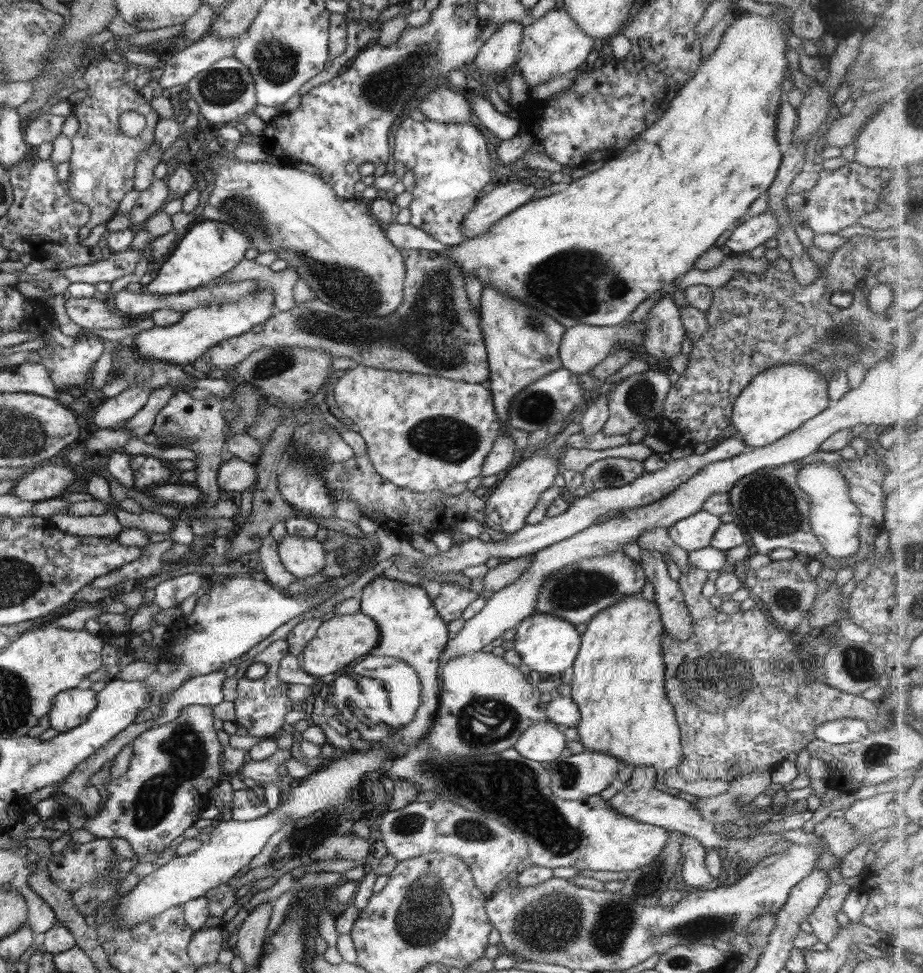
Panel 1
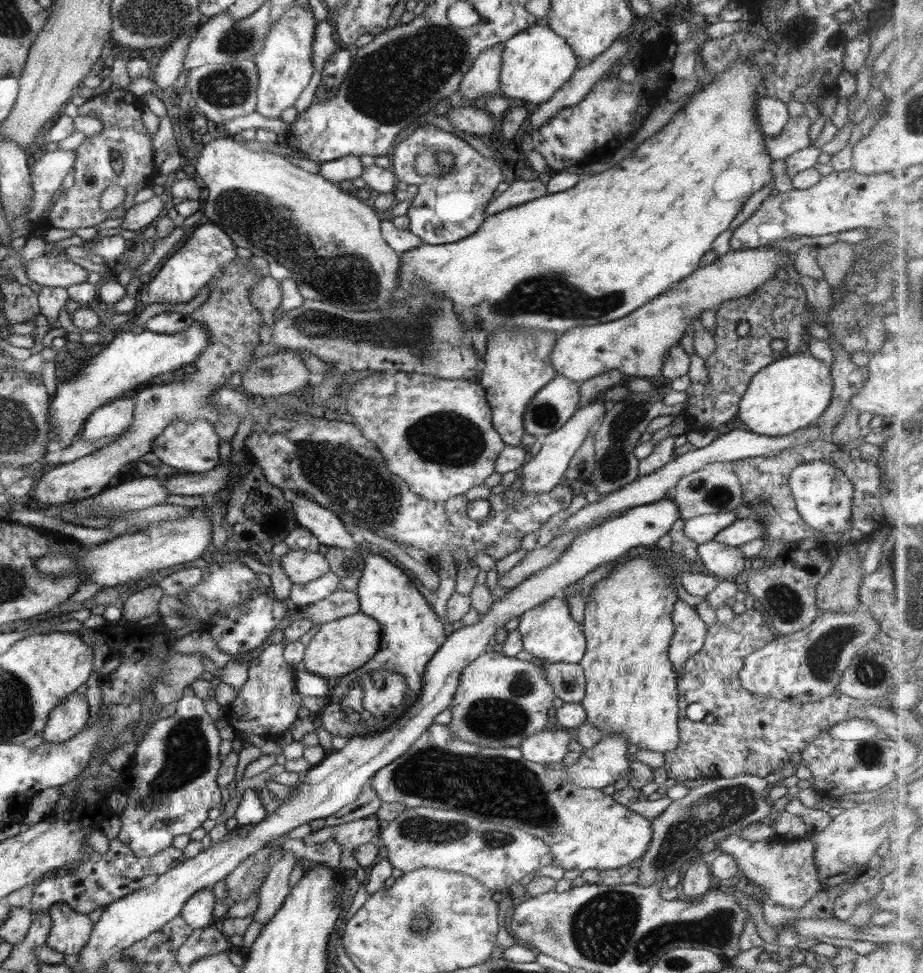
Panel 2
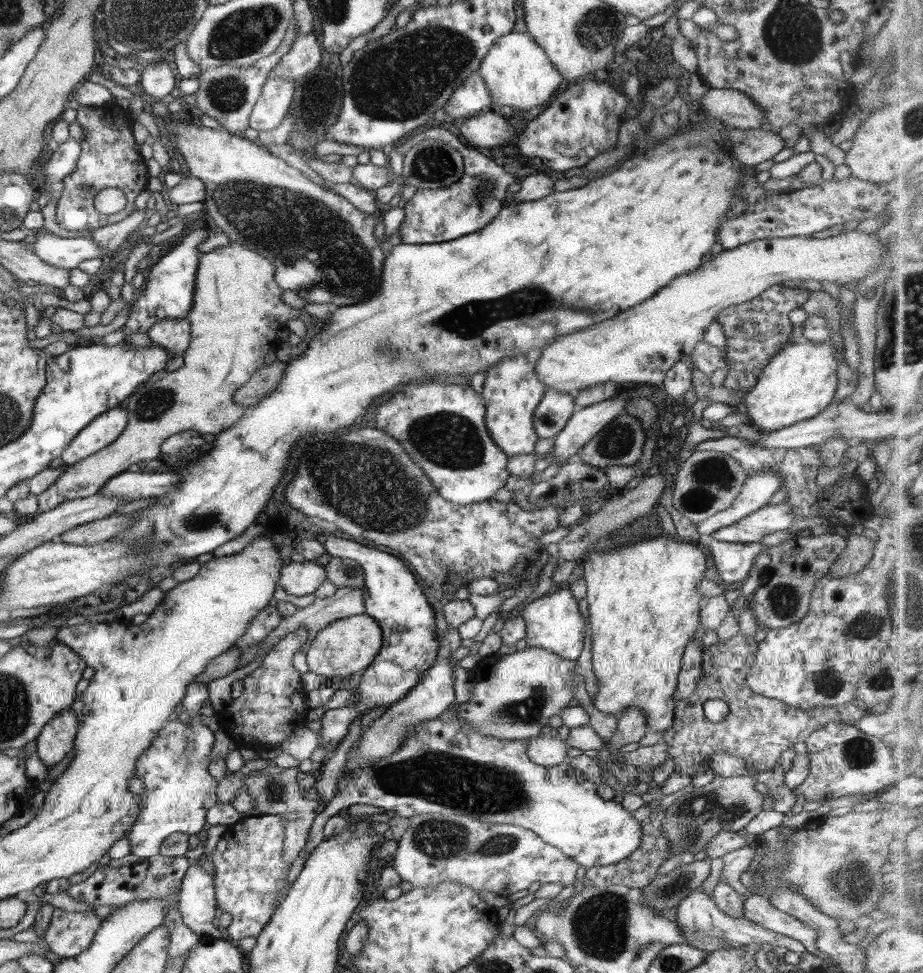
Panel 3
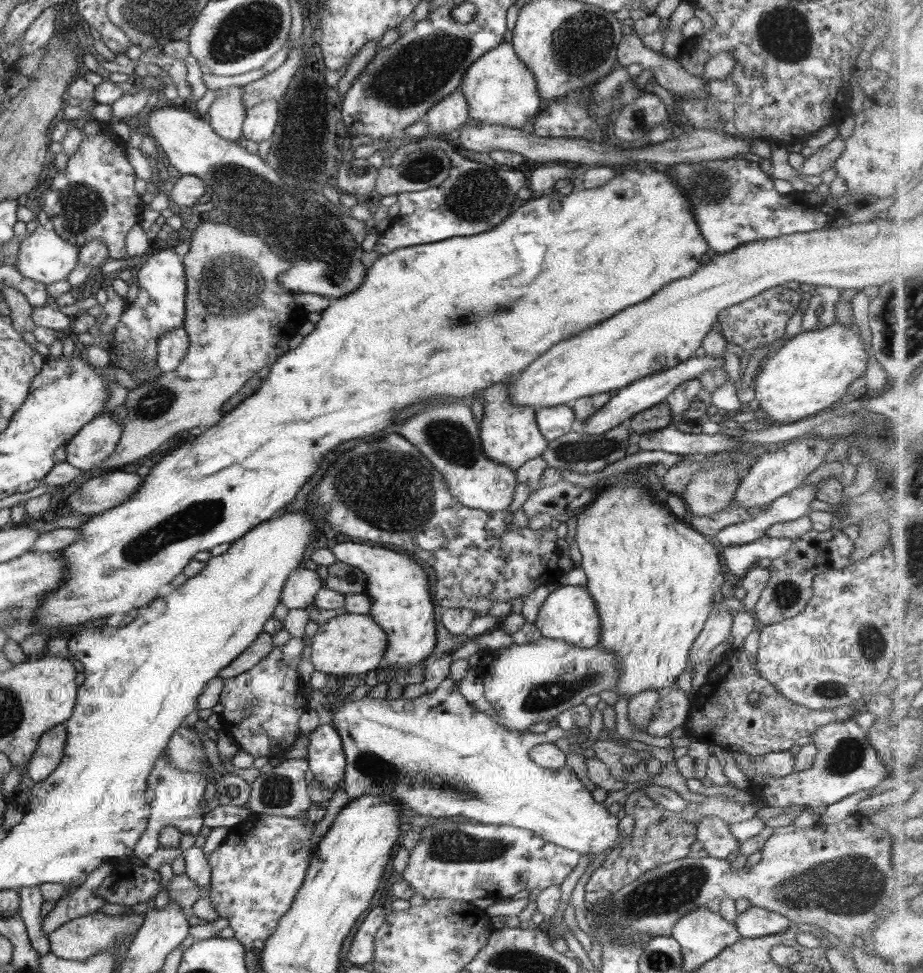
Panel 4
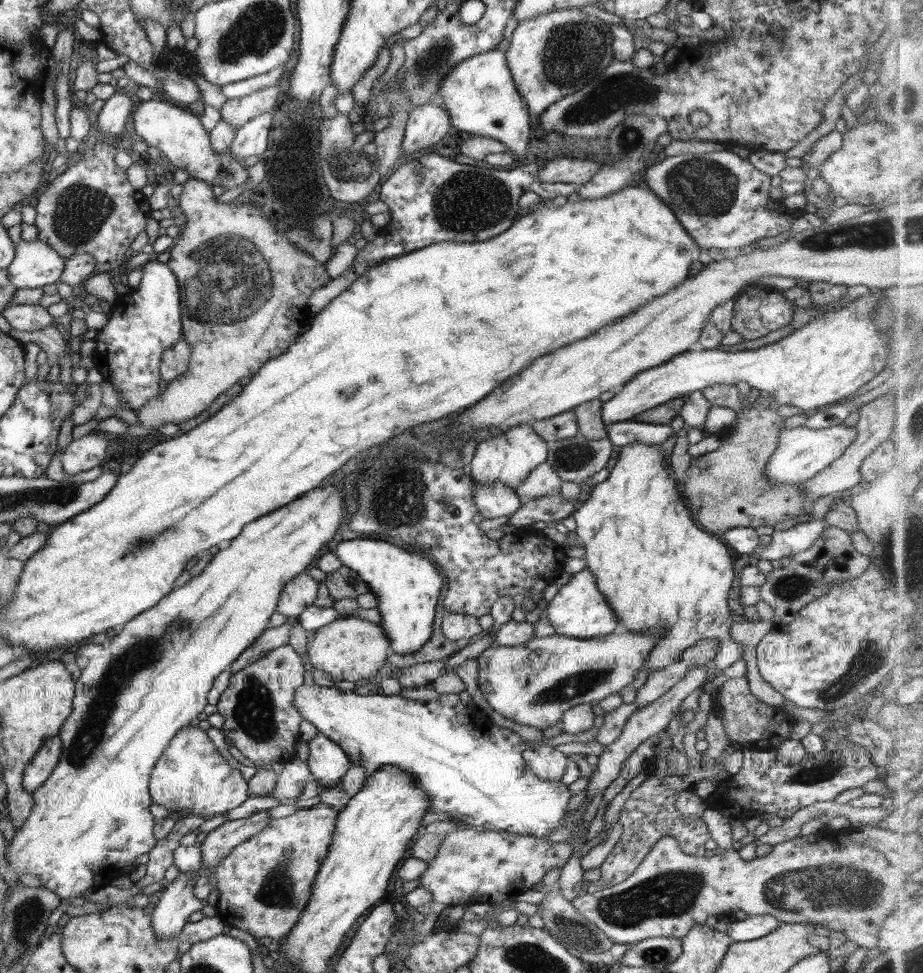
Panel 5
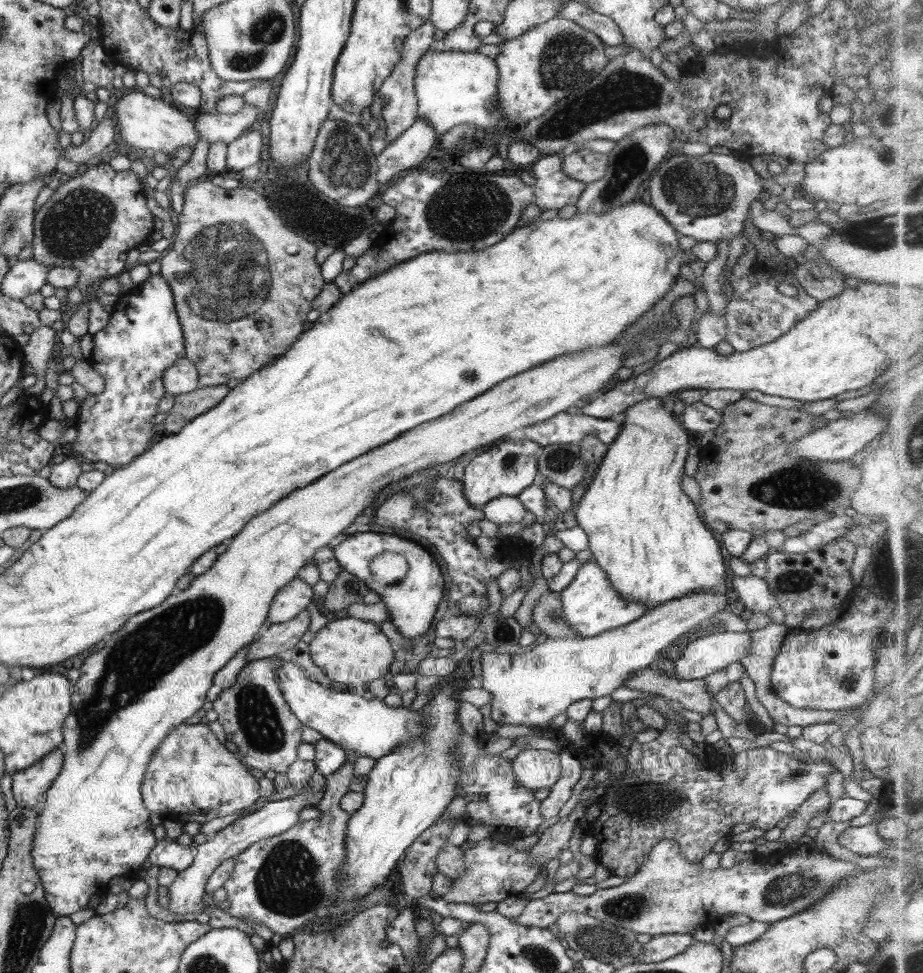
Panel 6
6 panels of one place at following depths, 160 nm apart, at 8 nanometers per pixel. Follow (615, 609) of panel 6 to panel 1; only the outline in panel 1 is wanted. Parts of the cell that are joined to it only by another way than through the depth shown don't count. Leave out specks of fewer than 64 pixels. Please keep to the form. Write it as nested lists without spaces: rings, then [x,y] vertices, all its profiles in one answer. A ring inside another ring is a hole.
[[[532,613],[517,627],[517,634],[513,638],[514,650],[518,652],[522,662],[531,670],[540,672],[542,680],[548,676],[562,674],[564,670],[572,667],[581,645],[581,635],[576,627],[559,616],[544,613]]]

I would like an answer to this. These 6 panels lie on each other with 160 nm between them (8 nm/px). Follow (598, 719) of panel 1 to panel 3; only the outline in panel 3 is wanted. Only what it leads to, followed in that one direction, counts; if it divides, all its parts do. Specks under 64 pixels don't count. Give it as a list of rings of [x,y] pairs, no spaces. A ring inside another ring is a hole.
[[[664,532],[662,536],[659,536],[657,533],[641,537],[638,542],[628,542],[628,544],[622,544],[622,546],[614,546],[614,548],[610,548],[610,550],[601,552],[590,551],[582,560],[582,564],[584,566],[584,574],[582,574],[582,576],[584,576],[588,587],[585,599],[588,600],[589,604],[588,626],[590,626],[590,630],[592,630],[591,653],[593,671],[598,679],[598,684],[600,684],[600,690],[598,694],[596,694],[596,697],[594,697],[593,705],[606,715],[613,714],[616,716],[620,716],[621,712],[627,708],[638,707],[646,713],[647,725],[652,732],[669,729],[674,722],[675,700],[673,692],[677,687],[683,654],[685,648],[688,646],[689,640],[691,640],[696,630],[698,630],[700,608],[703,602],[707,600],[704,594],[695,589],[698,584],[704,580],[707,569],[706,555],[704,555],[702,549],[699,548],[699,544],[680,541],[678,538]]]

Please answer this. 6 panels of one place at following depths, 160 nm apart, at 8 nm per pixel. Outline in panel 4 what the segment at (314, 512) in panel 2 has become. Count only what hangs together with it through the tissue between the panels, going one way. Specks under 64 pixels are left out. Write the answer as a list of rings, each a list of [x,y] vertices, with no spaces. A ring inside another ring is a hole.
[[[339,542],[331,551],[340,562],[355,566],[365,574],[366,595],[371,600],[369,616],[382,627],[387,634],[387,647],[383,658],[388,660],[385,669],[387,683],[393,672],[396,680],[407,686],[423,682],[425,674],[423,664],[436,646],[436,620],[434,603],[430,596],[430,580],[411,556],[385,547],[358,544],[358,542]],[[322,723],[309,734],[306,759],[315,779],[326,789],[340,787],[347,763],[340,736],[330,723]]]

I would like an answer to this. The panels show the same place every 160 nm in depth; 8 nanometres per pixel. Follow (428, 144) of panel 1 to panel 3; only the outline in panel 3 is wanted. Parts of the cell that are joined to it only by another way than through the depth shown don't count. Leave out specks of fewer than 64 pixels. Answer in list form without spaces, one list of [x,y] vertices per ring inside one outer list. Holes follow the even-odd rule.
[[[435,124],[424,132],[408,138],[408,141],[396,144],[387,157],[388,168],[394,172],[394,177],[403,181],[401,168],[404,155],[417,142],[424,139],[437,139],[453,146],[463,158],[463,173],[459,181],[448,186],[416,191],[412,199],[407,202],[406,207],[403,208],[405,217],[399,228],[401,242],[434,245],[472,234],[484,228],[498,216],[504,206],[504,200],[508,196],[508,186],[517,182],[518,179],[498,165],[487,151],[472,147],[466,142],[462,143],[455,135],[454,127],[450,124]]]

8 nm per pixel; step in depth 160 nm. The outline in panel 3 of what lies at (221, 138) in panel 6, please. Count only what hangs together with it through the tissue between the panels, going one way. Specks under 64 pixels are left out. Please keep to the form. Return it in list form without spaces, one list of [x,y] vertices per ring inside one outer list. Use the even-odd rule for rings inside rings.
[[[313,32],[298,36],[291,44],[289,51],[269,72],[268,77],[283,76],[286,80],[295,80],[312,72],[323,61],[325,50],[322,50],[320,45]]]

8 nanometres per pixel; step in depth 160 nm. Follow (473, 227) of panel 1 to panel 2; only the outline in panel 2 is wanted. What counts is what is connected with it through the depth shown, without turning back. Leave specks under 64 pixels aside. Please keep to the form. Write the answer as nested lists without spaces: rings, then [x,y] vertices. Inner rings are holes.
[[[546,179],[516,180],[496,199],[491,200],[485,213],[493,215],[500,211],[536,200],[548,192]]]

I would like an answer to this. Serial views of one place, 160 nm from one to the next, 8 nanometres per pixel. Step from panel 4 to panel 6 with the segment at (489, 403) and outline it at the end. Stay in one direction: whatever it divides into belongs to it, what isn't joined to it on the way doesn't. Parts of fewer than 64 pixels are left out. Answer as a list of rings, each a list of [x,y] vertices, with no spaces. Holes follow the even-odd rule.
[[[506,439],[499,446],[488,448],[465,466],[461,483],[465,500],[472,508],[482,507],[495,498],[502,496],[517,497],[524,489],[533,484],[537,469],[535,454],[541,448],[536,442],[526,440]]]

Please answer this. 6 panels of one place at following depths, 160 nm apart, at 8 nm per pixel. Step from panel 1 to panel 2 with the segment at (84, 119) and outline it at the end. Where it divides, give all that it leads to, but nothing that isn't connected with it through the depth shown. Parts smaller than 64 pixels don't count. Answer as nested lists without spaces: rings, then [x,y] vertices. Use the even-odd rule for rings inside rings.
[[[120,89],[118,92],[104,92],[82,104],[78,113],[80,116],[90,117],[91,111],[100,113],[98,120],[103,124],[103,129],[99,135],[86,137],[86,140],[75,150],[77,157],[75,158],[74,185],[67,187],[56,198],[50,210],[49,223],[56,228],[64,228],[64,230],[91,228],[107,218],[123,218],[126,212],[135,205],[134,195],[138,190],[149,186],[151,180],[158,176],[152,155],[154,134],[148,133],[142,123],[144,104],[140,97],[136,97],[126,89]],[[112,152],[118,152],[124,164],[119,174],[112,169],[112,162],[114,162]],[[112,185],[124,188],[125,201],[122,206],[114,210],[102,210],[99,205],[100,196]]]

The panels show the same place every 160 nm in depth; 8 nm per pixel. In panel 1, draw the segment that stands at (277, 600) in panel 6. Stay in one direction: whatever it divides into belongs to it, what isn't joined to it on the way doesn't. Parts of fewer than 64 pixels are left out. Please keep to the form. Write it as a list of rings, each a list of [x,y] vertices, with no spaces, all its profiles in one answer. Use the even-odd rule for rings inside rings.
[[[287,534],[279,542],[278,552],[282,564],[295,578],[320,574],[326,564],[322,542],[316,538]]]

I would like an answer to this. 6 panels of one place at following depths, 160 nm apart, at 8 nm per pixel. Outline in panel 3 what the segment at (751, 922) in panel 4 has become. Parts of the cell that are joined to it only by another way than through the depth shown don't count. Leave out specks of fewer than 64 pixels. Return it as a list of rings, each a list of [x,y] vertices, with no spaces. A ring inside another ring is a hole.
[[[751,894],[744,898],[744,918],[762,926],[762,929],[770,930],[781,936],[788,936],[803,946],[809,952],[816,950],[818,931],[806,927],[803,922],[784,912],[780,912],[764,895]]]

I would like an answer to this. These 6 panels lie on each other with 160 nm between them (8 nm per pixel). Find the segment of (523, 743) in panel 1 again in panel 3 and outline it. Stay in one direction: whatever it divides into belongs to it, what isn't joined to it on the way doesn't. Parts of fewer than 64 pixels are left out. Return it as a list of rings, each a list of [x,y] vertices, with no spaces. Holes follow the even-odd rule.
[[[538,736],[529,739],[527,755],[538,766],[553,767],[567,762],[567,748],[559,737]]]

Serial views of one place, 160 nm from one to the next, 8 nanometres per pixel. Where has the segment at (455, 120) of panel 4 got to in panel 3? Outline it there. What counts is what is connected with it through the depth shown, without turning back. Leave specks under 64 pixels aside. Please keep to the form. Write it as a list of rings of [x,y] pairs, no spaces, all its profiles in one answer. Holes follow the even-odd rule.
[[[475,70],[448,98],[444,112],[448,115],[448,124],[455,118],[470,118],[490,109],[491,94],[485,80]]]

